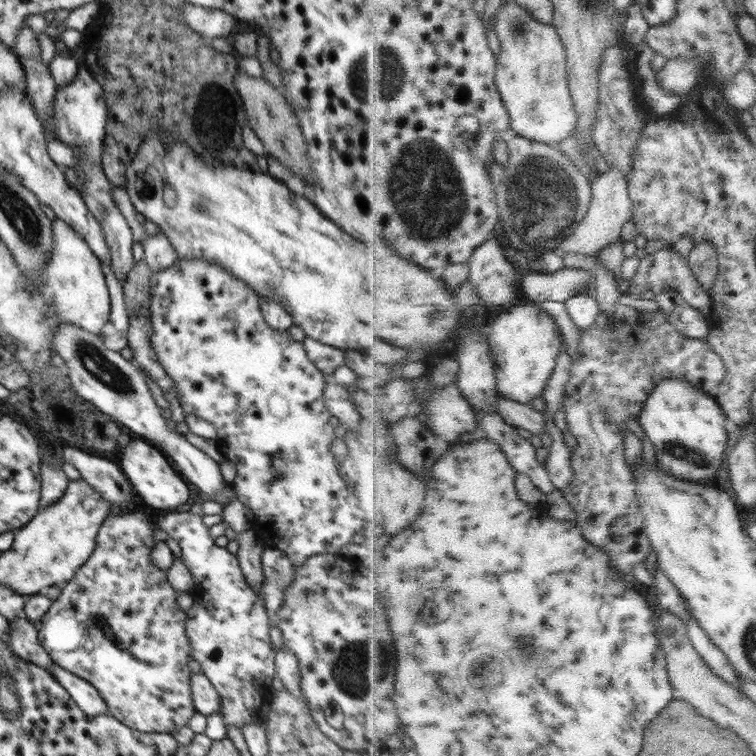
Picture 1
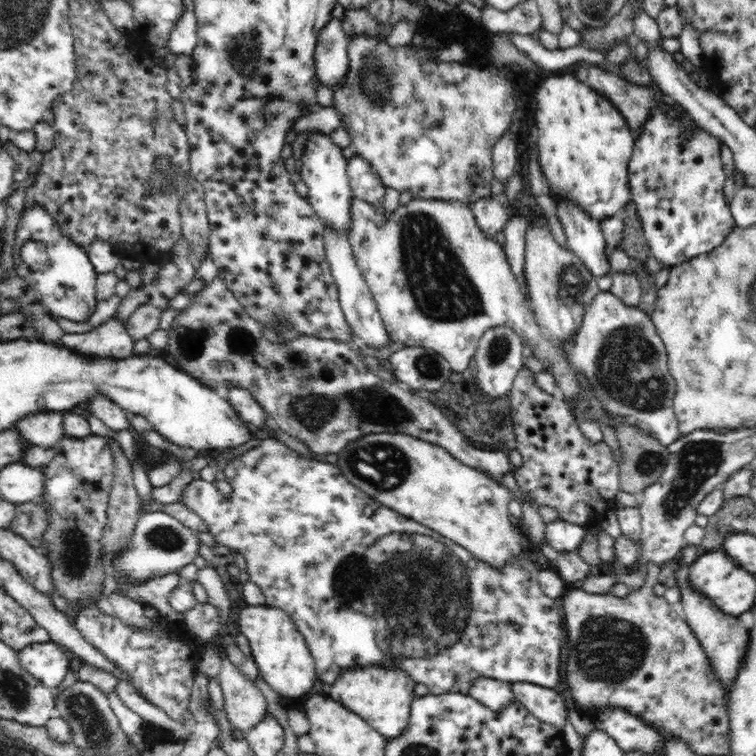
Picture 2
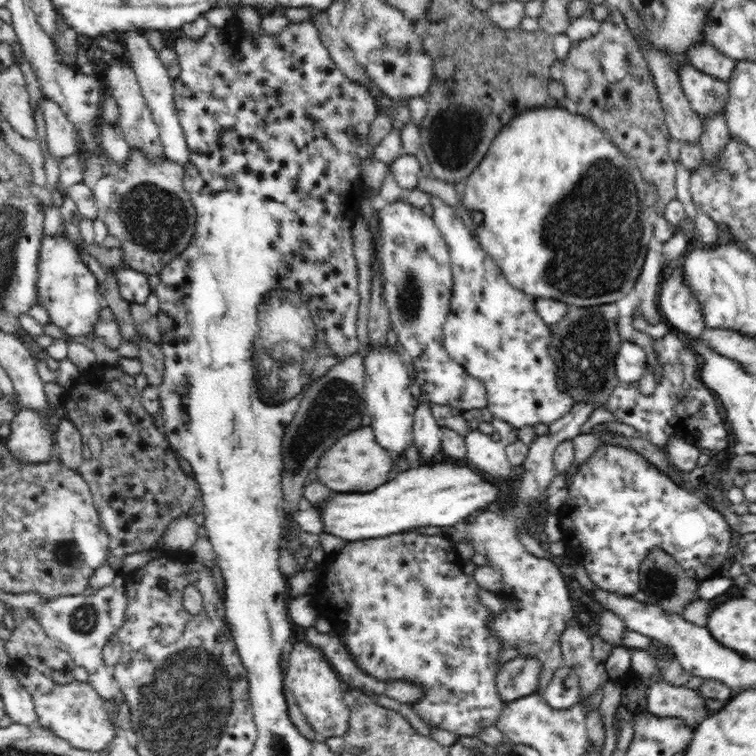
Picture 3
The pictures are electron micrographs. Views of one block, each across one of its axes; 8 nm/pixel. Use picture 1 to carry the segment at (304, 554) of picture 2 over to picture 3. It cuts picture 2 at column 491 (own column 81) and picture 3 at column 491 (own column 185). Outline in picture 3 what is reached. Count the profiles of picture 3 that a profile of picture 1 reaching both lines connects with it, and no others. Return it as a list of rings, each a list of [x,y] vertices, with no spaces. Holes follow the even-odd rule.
[[[410,529],[398,534],[391,534],[387,537],[368,538],[362,541],[346,541],[337,553],[326,555],[321,565],[324,566],[322,574],[319,574],[317,591],[314,596],[308,595],[313,601],[313,606],[318,612],[318,616],[324,616],[330,620],[337,636],[346,645],[352,660],[356,666],[366,674],[381,680],[403,680],[410,684],[415,684],[423,690],[422,700],[412,705],[414,712],[431,727],[438,730],[447,730],[460,737],[476,737],[481,731],[490,726],[495,726],[499,715],[506,709],[507,704],[500,699],[498,689],[496,689],[496,674],[500,670],[501,663],[498,663],[498,652],[502,650],[502,641],[492,633],[490,622],[494,620],[494,613],[480,602],[478,590],[480,585],[472,575],[464,572],[465,561],[460,558],[455,543],[447,535],[426,535],[416,530]]]

